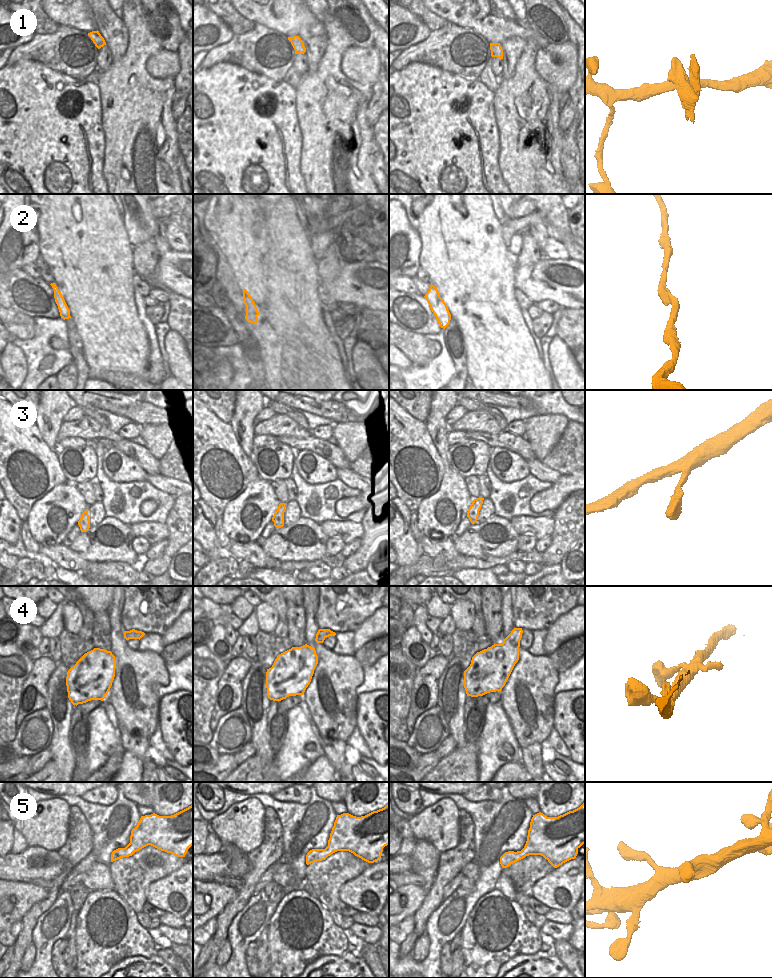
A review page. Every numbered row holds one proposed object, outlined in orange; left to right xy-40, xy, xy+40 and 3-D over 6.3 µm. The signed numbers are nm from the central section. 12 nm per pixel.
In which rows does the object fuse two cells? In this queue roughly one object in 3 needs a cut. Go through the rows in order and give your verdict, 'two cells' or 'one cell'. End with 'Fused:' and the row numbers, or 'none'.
1: one cell
2: one cell
3: one cell
4: one cell
5: one cell
Fused: none

